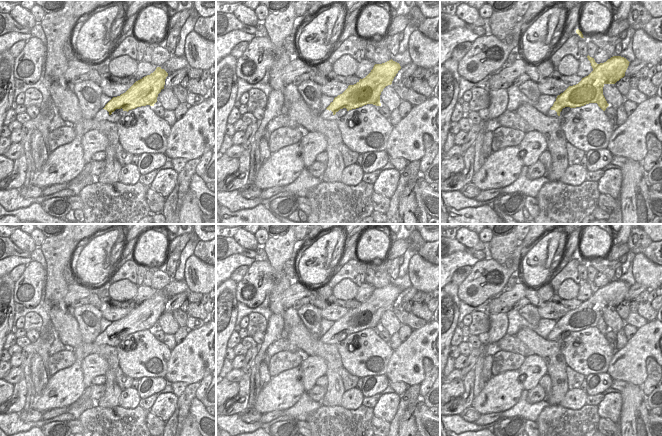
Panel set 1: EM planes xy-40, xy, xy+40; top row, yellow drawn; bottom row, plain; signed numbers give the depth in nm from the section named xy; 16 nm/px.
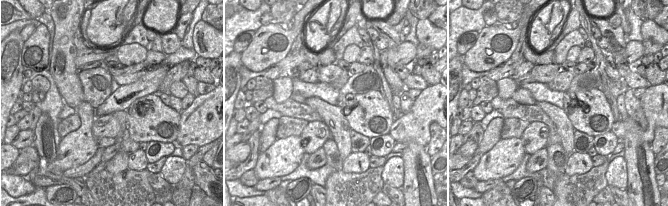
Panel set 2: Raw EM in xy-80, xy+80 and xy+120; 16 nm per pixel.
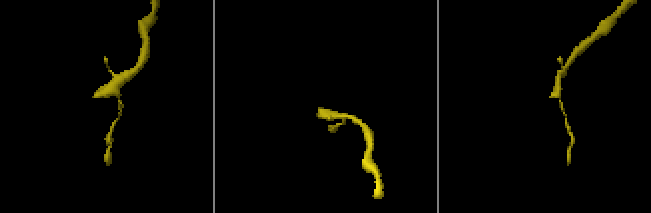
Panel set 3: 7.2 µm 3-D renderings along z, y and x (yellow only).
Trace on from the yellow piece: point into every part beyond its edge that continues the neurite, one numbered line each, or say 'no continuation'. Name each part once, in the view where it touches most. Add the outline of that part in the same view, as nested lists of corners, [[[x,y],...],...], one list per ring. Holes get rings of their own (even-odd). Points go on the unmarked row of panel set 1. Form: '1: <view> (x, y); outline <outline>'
1: xy-40 (102, 338); outline [[[104,330],[105,331],[105,330]],[[101,332],[96,339],[94,340],[94,344],[96,345],[102,345],[102,344],[107,344],[110,345],[112,347],[116,347],[124,338],[127,337],[127,335],[124,335],[122,332],[117,335],[115,334],[114,336],[112,336],[112,338],[110,339],[109,336],[107,334],[105,334],[103,332]]]

